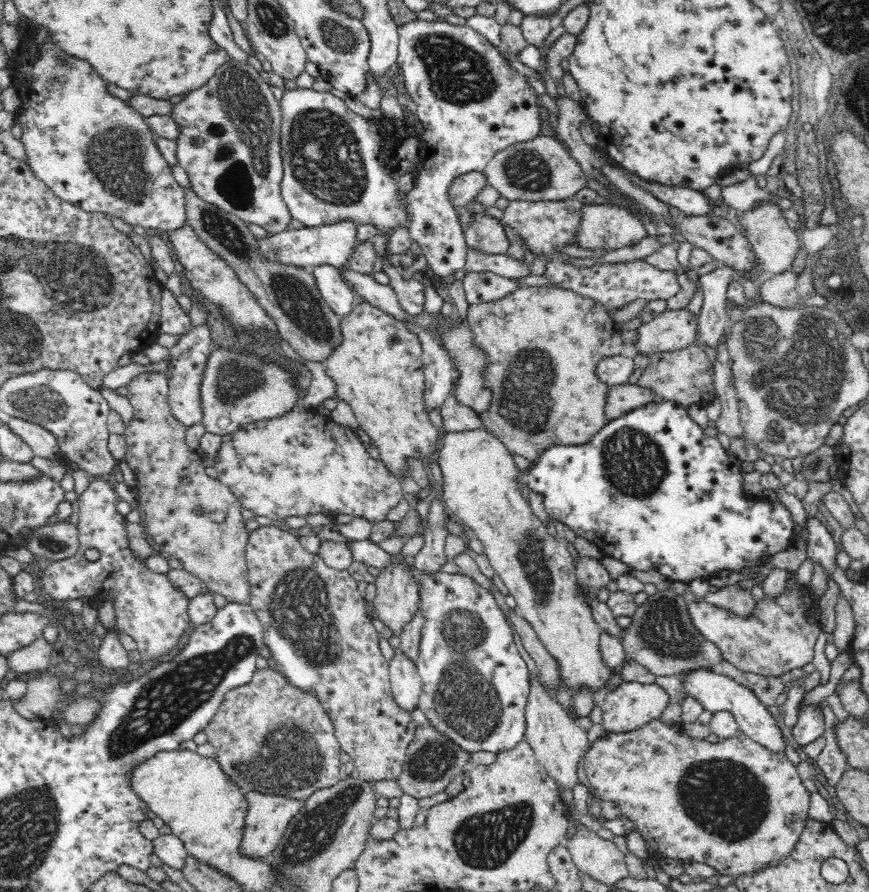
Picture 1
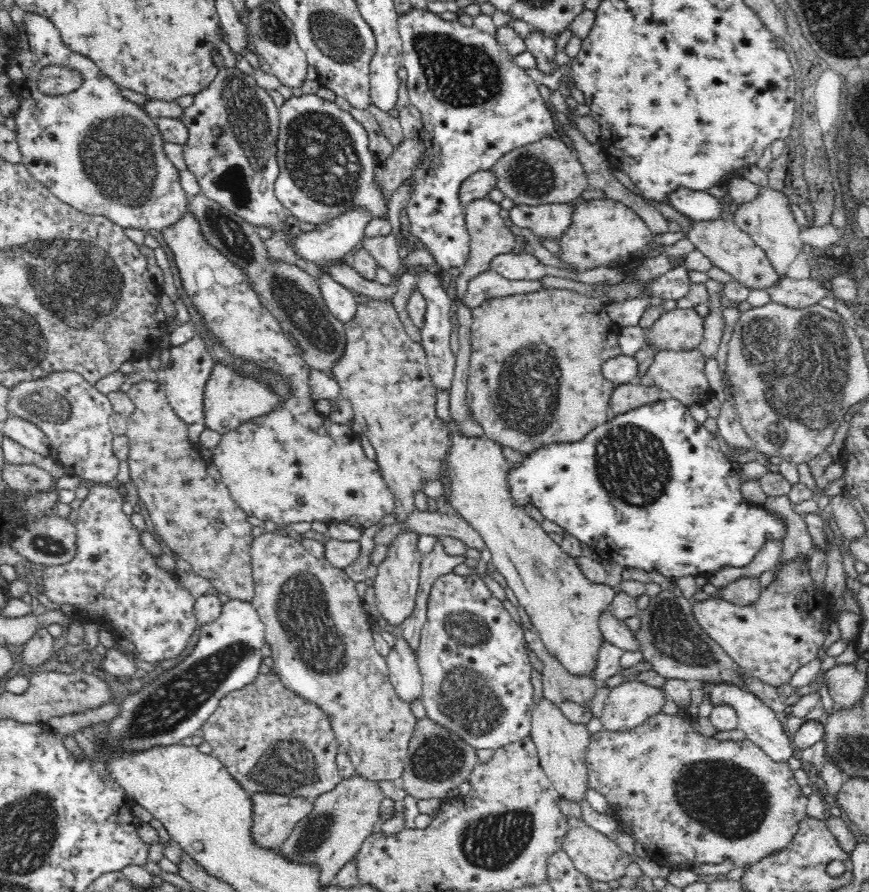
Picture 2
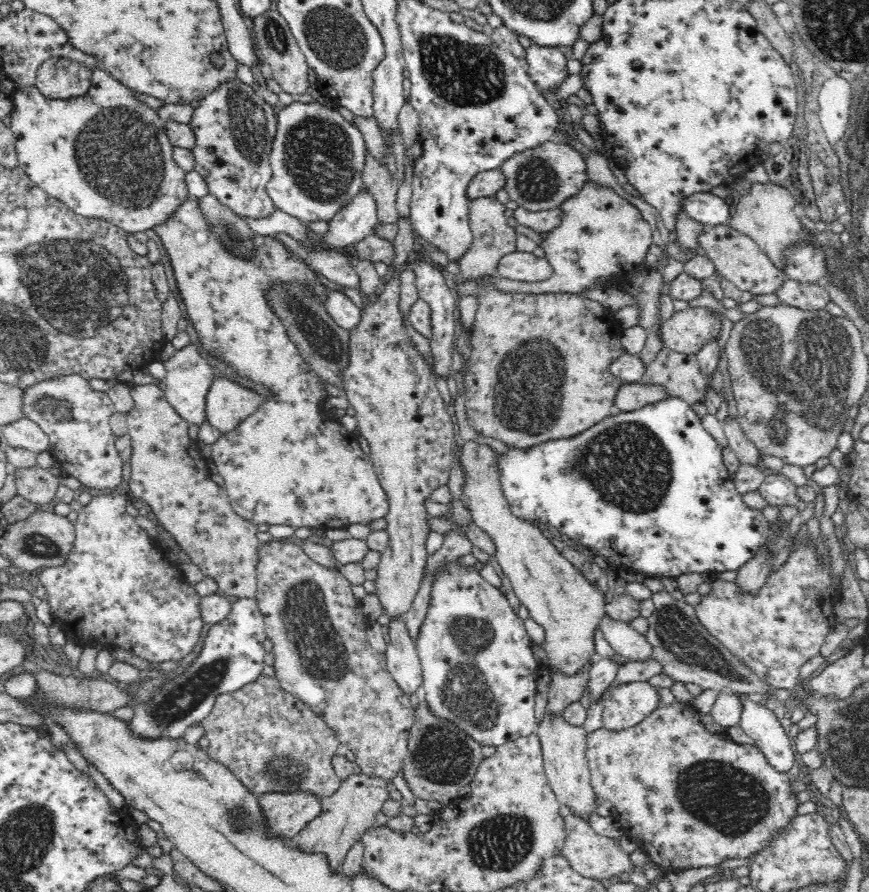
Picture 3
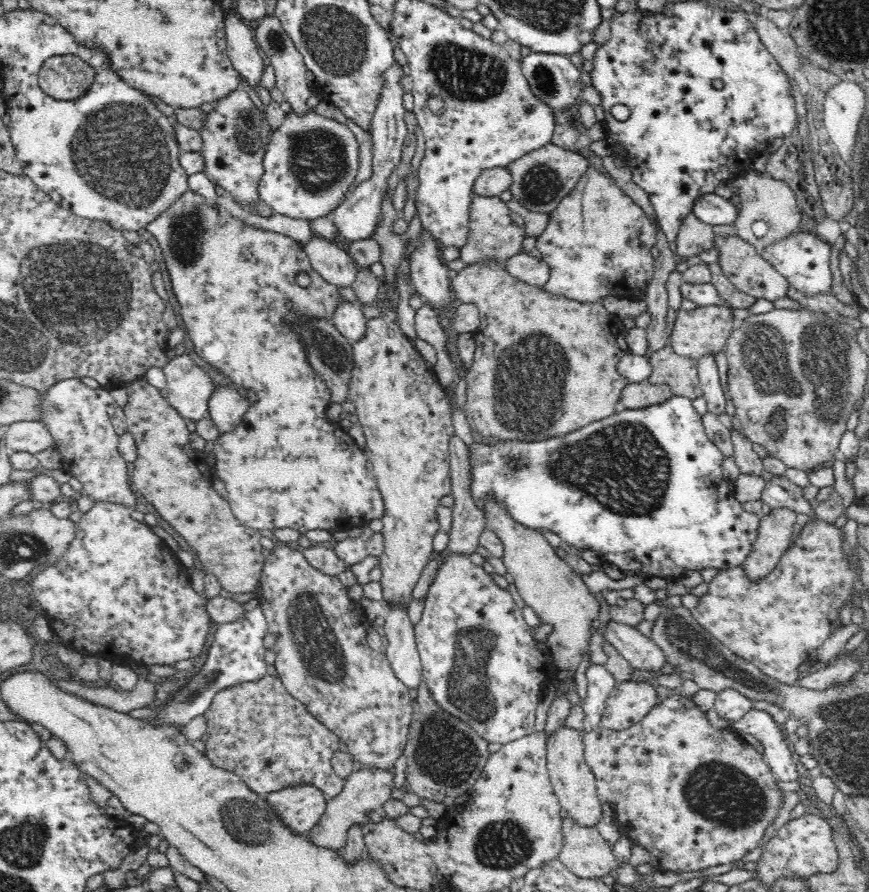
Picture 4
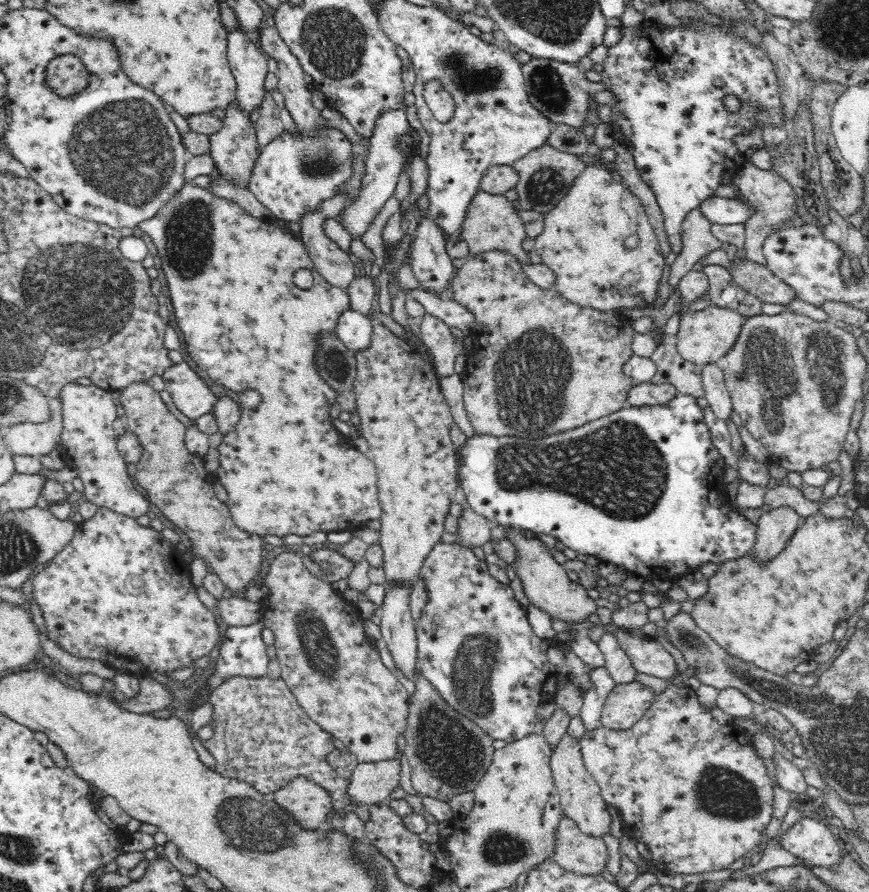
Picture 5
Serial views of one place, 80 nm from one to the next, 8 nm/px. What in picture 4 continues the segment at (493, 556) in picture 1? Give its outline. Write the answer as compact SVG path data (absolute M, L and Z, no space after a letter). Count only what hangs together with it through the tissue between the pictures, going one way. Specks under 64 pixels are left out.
M494 501L485 506L483 513L487 528L503 542L504 564L508 574L514 578L514 584L526 602L525 606L530 606L540 616L543 624L554 626L544 644L556 661L558 678L573 679L581 664L581 653L589 648L588 643L594 632L592 621L598 619L598 610L604 605L598 603L582 577L556 555L555 548L540 531L516 523L508 511Z

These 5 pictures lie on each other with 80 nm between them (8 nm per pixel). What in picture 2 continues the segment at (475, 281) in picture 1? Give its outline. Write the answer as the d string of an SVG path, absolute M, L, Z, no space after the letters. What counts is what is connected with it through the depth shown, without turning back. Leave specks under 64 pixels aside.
M490 270L480 273L470 282L462 303L472 310L490 298L532 294L532 292L542 292L548 289L541 281L509 280L496 271Z

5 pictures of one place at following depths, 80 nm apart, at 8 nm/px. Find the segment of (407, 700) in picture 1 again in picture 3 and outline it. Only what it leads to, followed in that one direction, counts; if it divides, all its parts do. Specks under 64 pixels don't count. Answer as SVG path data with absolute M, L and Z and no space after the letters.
M402 616L392 617L388 626L388 635L390 636L390 644L387 645L385 658L388 664L388 669L392 674L393 679L398 682L398 687L402 688L404 693L411 695L418 693L420 686L423 685L423 671L421 661L418 657L415 640L410 637L410 631L406 627L406 621Z

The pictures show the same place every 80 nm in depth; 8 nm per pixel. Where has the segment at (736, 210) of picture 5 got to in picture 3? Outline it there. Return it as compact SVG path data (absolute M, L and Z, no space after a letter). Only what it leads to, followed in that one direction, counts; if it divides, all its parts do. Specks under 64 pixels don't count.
M700 192L686 198L682 207L690 219L706 226L727 225L730 222L728 202L711 192Z

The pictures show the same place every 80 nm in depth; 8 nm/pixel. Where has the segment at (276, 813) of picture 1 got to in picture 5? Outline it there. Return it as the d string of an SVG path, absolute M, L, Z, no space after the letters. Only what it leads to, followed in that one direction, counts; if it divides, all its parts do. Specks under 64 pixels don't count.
M304 776L290 780L273 795L274 802L286 809L302 828L320 827L337 807L337 803L322 785Z

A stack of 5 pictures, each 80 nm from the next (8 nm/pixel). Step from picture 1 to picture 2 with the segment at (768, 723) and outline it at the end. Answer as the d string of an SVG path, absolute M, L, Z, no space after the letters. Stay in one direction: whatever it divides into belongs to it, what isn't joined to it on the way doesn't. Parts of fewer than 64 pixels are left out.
M728 684L702 685L704 692L710 694L710 699L717 705L730 705L736 709L739 723L737 728L746 734L746 738L757 744L764 753L774 763L788 764L788 761L795 752L790 743L788 732L782 727L782 722L779 717L776 717L776 712L770 709L762 700L759 700L751 691L742 690L736 686L729 686Z

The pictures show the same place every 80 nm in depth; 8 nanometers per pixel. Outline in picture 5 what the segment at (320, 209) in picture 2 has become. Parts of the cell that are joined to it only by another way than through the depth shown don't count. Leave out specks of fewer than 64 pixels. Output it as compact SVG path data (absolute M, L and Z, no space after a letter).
M336 128L322 131L319 137L306 137L300 134L298 138L293 138L288 133L282 132L276 140L272 140L259 152L257 162L247 181L247 188L257 200L266 207L276 220L284 222L298 223L307 211L319 211L322 200L332 198L337 190L346 180L350 179L351 155L355 151L346 136Z

